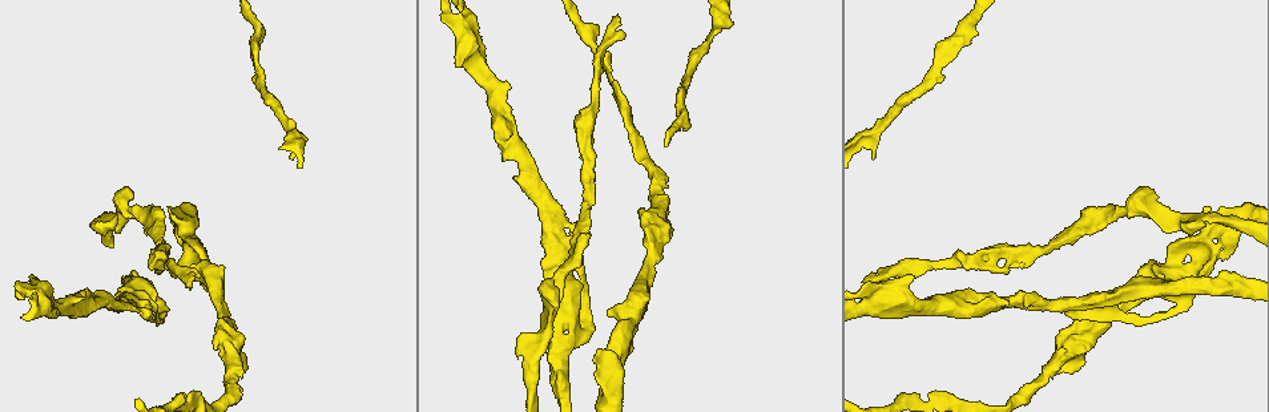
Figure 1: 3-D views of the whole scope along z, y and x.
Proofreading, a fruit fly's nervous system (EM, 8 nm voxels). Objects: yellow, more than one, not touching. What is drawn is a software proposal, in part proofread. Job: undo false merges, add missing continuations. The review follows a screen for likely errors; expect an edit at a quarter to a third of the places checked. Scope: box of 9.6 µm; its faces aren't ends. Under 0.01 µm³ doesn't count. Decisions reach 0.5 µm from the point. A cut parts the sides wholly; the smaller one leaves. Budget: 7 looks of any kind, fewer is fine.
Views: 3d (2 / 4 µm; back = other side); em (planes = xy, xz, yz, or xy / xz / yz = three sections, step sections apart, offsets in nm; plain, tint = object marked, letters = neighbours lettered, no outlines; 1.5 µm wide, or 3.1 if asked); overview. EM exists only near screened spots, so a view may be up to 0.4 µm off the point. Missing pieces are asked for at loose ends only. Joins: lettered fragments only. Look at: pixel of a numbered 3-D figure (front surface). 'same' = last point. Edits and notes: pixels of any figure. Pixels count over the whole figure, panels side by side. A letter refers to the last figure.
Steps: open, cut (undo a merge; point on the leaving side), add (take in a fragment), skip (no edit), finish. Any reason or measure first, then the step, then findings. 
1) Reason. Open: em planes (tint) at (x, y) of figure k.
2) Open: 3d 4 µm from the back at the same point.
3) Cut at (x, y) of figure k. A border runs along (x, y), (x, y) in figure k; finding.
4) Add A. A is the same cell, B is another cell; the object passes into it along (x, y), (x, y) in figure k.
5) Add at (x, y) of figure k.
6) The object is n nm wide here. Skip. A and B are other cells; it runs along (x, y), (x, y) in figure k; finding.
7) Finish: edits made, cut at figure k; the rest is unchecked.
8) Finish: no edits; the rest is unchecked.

An open end. Open: em planes (letters) at (670, 231) of figure 1.

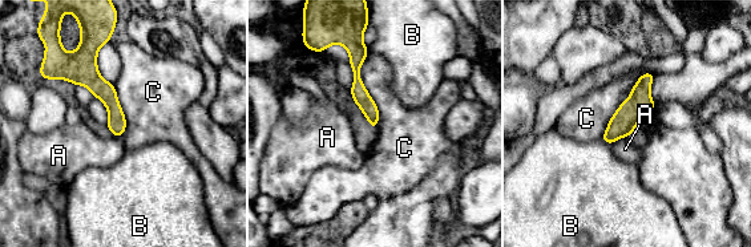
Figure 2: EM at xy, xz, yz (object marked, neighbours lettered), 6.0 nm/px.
Skip. A, B and C are other cells; it runs along (107, 39), (89, 52), (89, 76), (117, 133) in figure 2; no lettered fragment goes on from it.

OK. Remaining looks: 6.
Abrupt turn. Open: em planes (plain) at (632, 324) of figure 1.

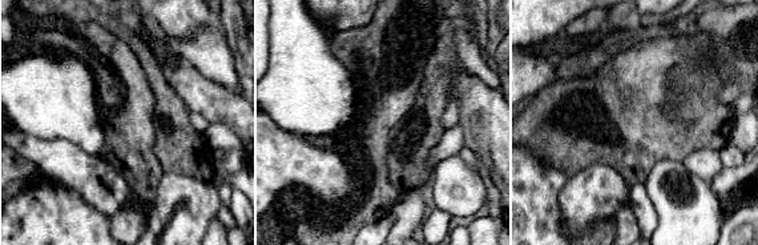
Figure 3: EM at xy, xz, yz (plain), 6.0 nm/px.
Open: em planes (letters) at the same point.

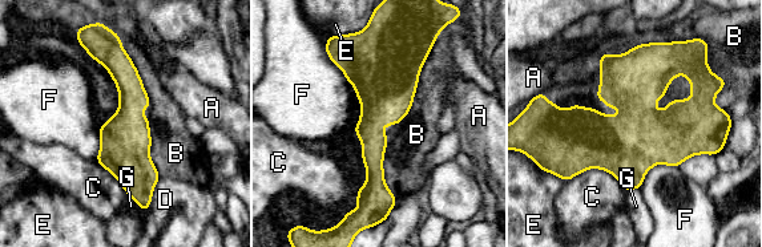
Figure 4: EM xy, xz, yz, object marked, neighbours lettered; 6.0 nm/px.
Skip. A, B, C, D, E, F and G are other cells; a border runs along (439, 31), (412, 105), (396, 124) in figure 4; continuous, no second neuron.

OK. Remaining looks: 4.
An open end. Open: em planes (letters) at (293, 160) of figure 1.

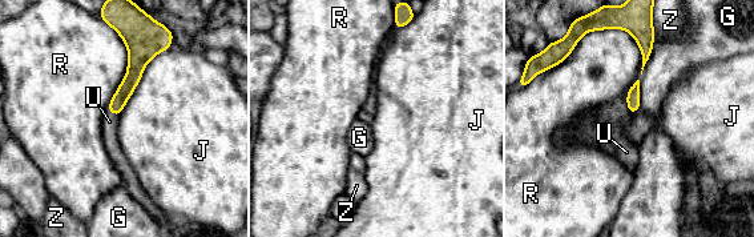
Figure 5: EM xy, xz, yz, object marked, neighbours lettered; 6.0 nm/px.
The longest contact is with J, 550 nm. Add U. U is the same cell, G, J, R and Z are other cells; the neuron continues.

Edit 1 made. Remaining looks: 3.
Finish: edits made, add at figure 5; the rest is unchecked.

